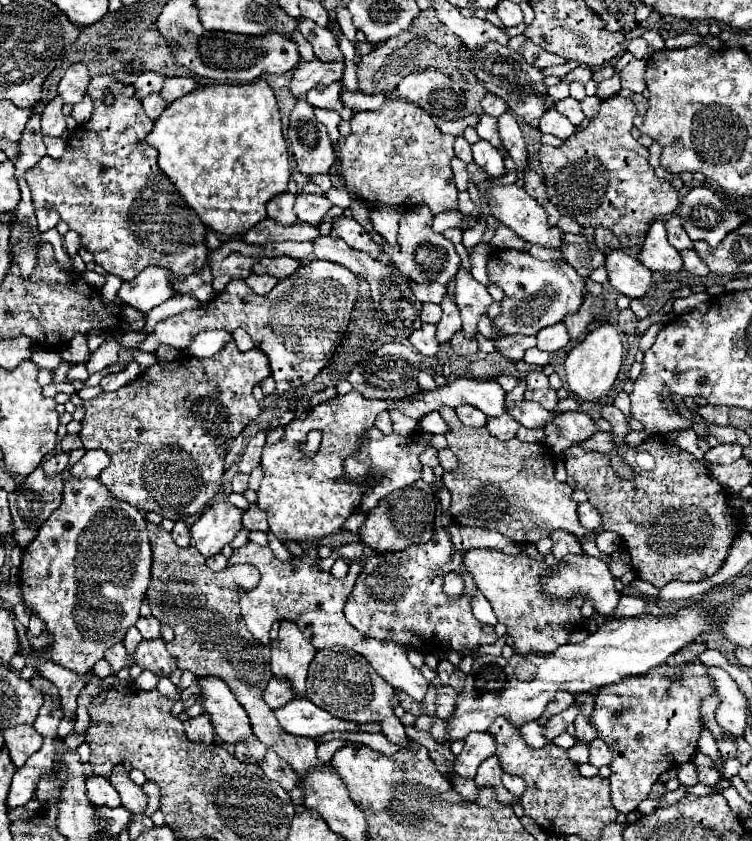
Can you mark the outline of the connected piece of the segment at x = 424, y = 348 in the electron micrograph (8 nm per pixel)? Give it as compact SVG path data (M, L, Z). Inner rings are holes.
M423 323L422 328L418 328L411 334L409 341L421 354L431 357L440 349L440 343L436 340L435 334L435 325Z

